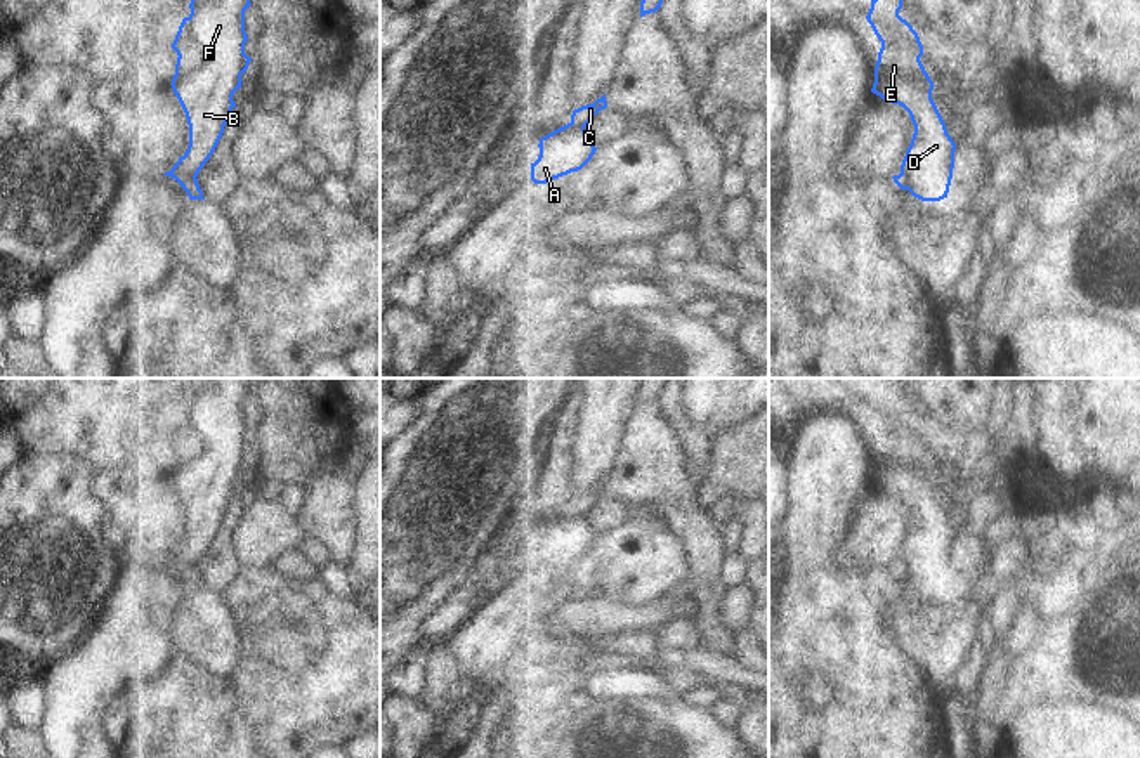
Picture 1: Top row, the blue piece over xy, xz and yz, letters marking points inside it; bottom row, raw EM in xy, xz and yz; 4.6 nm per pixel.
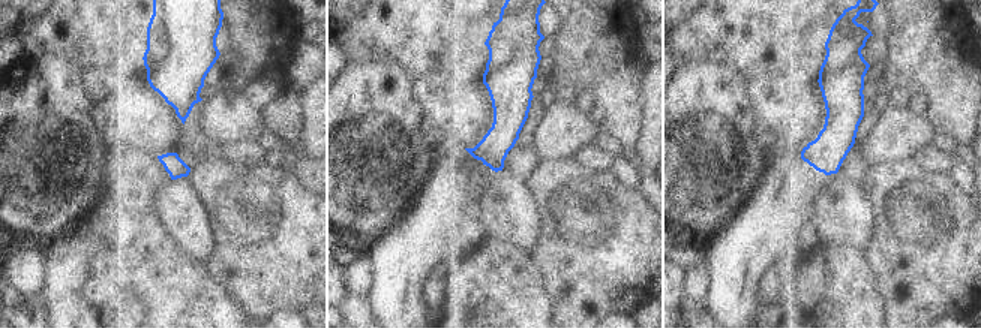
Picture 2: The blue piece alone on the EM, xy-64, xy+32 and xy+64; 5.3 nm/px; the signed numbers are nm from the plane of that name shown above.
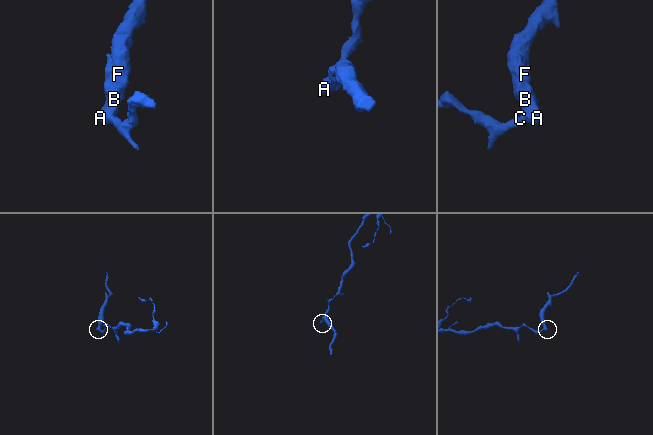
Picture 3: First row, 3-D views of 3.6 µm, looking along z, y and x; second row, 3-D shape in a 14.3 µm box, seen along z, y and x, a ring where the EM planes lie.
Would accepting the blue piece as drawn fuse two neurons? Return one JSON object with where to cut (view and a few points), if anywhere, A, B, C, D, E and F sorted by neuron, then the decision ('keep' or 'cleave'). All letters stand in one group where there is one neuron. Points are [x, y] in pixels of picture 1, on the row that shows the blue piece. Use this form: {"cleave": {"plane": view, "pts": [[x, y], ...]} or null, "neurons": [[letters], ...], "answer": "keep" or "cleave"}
{"cleave": {"plane": "xy", "pts": [[195, 176], [181, 184]]}, "neurons": [["A", "B", "D", "E", "F"], ["C"]], "answer": "cleave"}

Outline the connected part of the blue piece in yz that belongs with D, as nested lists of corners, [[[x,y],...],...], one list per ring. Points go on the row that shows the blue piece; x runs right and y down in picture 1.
[[[871,0],[866,19],[881,42],[871,92],[902,106],[914,125],[901,165],[906,189],[921,201],[940,201],[949,193],[956,144],[932,99],[934,82],[920,61],[920,36],[899,16],[901,9],[902,0]]]

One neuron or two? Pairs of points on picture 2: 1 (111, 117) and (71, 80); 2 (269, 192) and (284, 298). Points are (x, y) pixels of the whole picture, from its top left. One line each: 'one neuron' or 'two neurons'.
1: two neurons
2: one neuron

